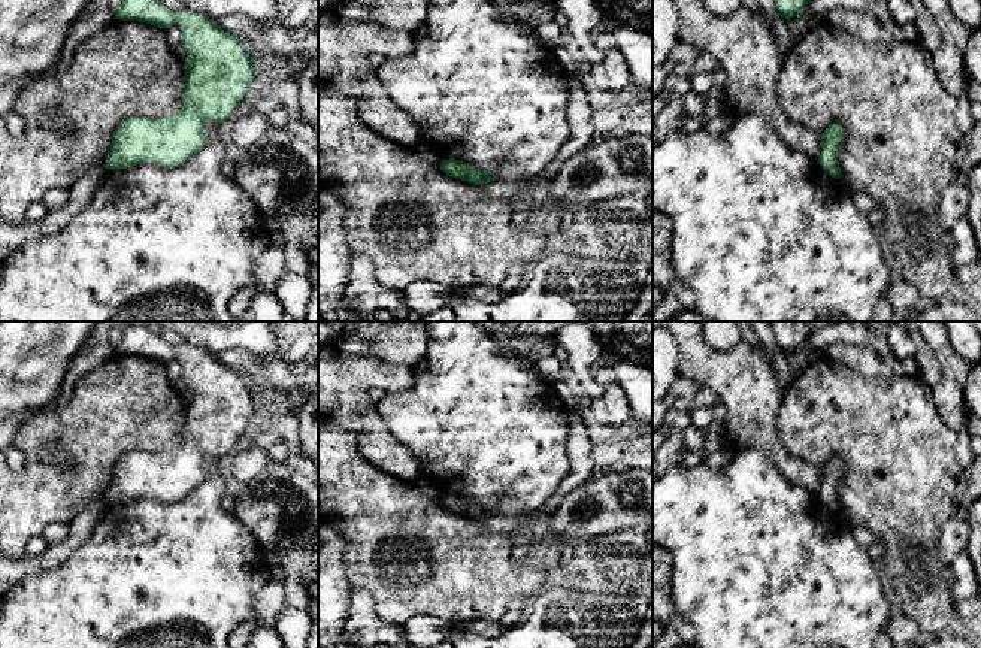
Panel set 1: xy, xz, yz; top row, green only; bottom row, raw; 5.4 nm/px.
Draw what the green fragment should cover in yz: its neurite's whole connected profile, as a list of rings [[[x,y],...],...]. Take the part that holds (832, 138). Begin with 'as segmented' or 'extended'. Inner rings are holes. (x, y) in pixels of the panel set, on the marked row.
as segmented; [[[830,124],[821,134],[821,154],[818,164],[835,179],[842,178],[839,167],[839,151],[844,142],[844,128],[839,124]]]

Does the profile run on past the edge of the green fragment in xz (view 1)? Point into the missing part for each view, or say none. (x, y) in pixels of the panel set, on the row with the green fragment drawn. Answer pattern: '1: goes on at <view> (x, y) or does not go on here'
1: does not go on here

